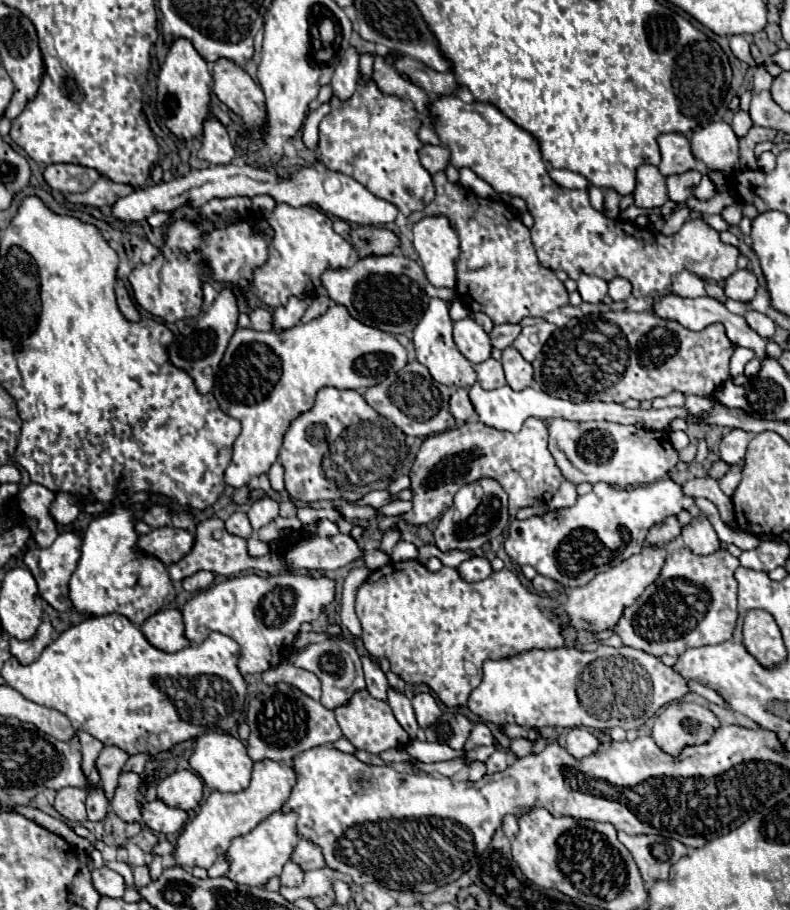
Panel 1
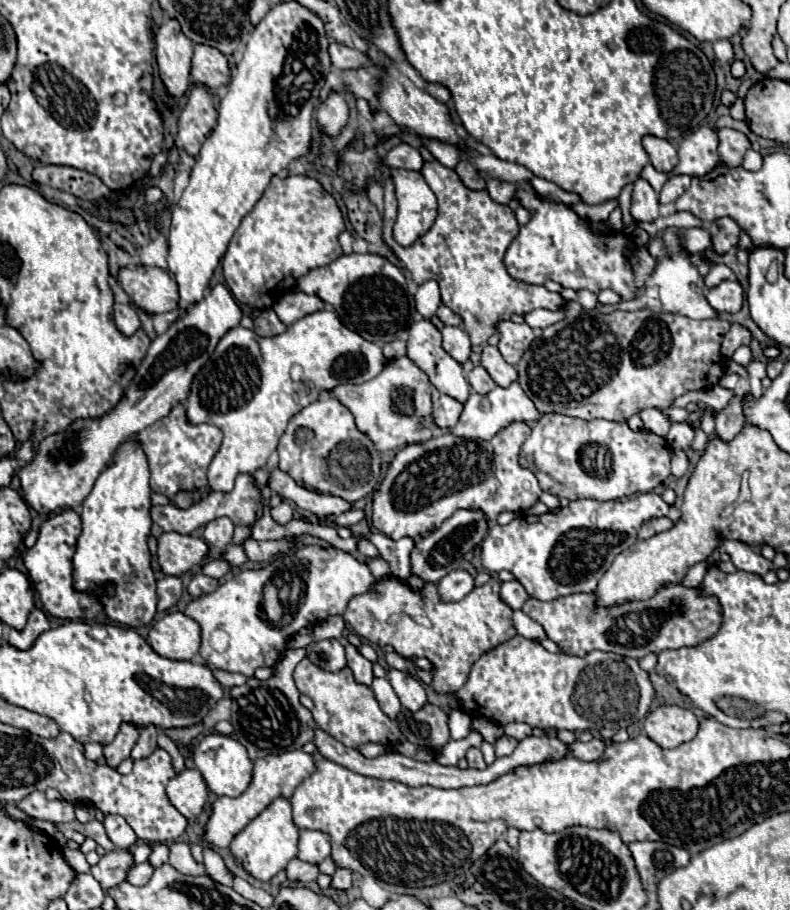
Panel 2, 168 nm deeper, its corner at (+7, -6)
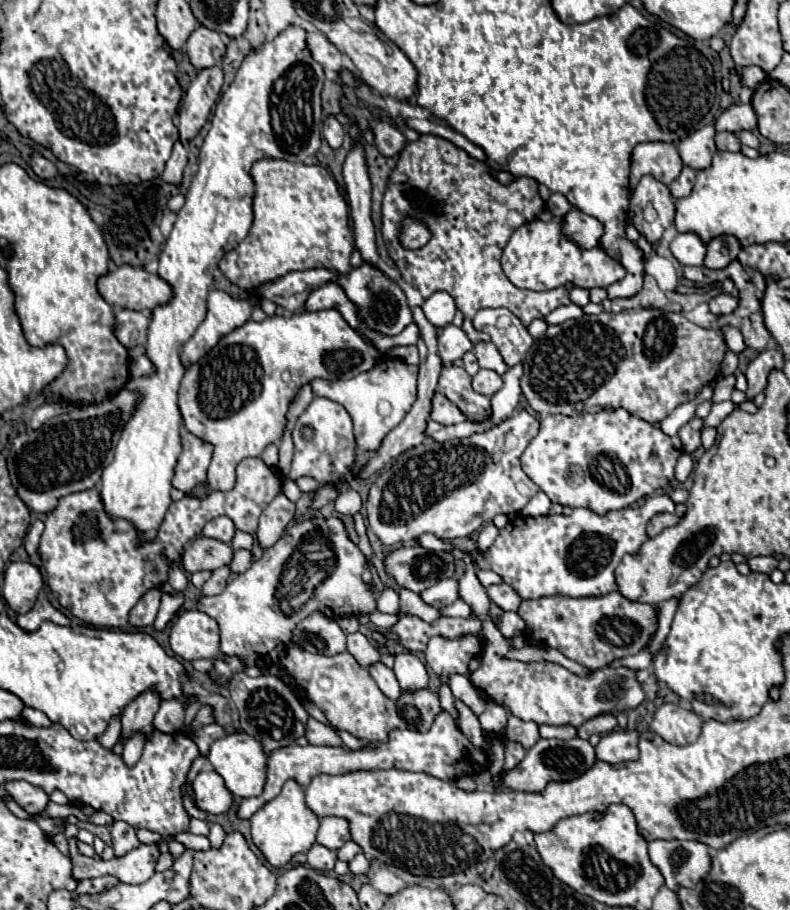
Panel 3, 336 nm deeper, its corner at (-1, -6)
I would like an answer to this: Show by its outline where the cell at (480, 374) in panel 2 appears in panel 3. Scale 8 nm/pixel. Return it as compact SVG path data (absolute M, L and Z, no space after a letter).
M480 370L474 378L472 378L472 388L484 396L492 396L502 388L502 376L494 370Z

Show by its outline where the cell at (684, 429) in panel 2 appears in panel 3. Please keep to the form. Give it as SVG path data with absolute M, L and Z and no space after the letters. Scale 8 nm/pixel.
M694 416L682 430L680 430L680 440L682 440L682 444L684 444L684 452L694 452L698 446L700 446L700 432L702 432L702 428L704 428L704 422L702 422L702 418L698 418L698 416Z

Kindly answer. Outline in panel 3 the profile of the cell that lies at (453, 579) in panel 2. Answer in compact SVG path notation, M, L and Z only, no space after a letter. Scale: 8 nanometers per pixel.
M452 578L440 580L440 584L434 584L432 588L426 588L424 592L418 594L426 604L434 608L444 608L450 606L458 600L458 582Z

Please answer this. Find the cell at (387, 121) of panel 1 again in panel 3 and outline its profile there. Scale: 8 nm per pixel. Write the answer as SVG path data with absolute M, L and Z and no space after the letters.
M404 220L402 226L402 244L406 248L420 248L430 240L430 232L416 220Z

